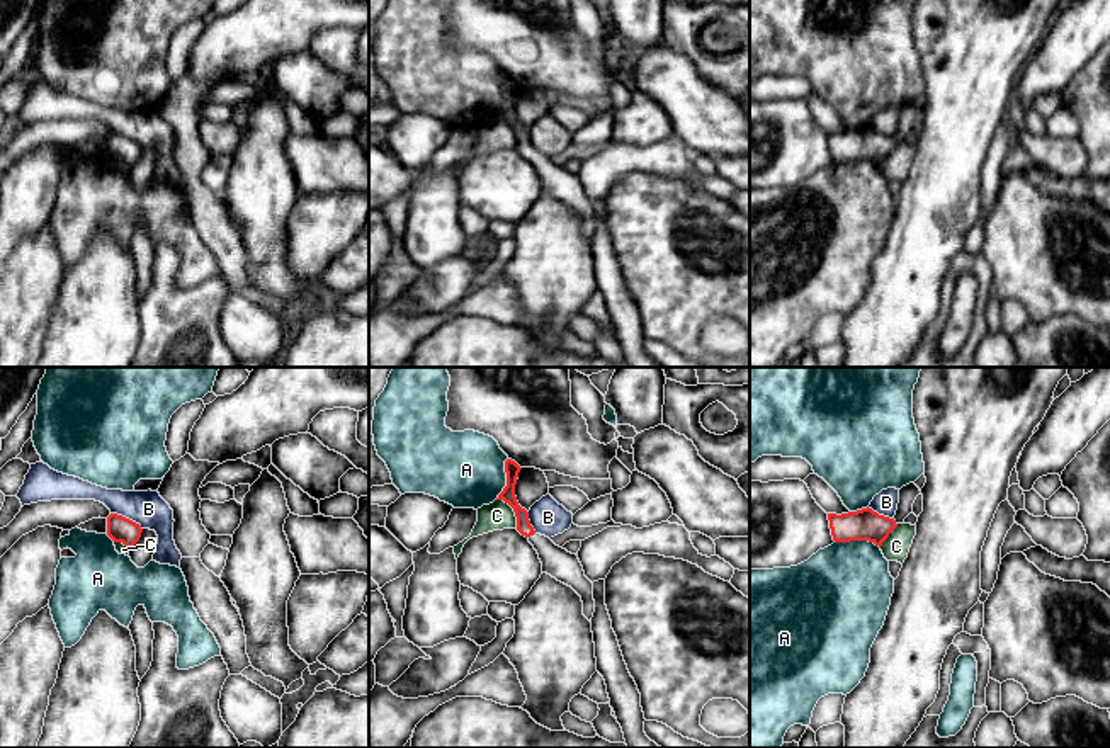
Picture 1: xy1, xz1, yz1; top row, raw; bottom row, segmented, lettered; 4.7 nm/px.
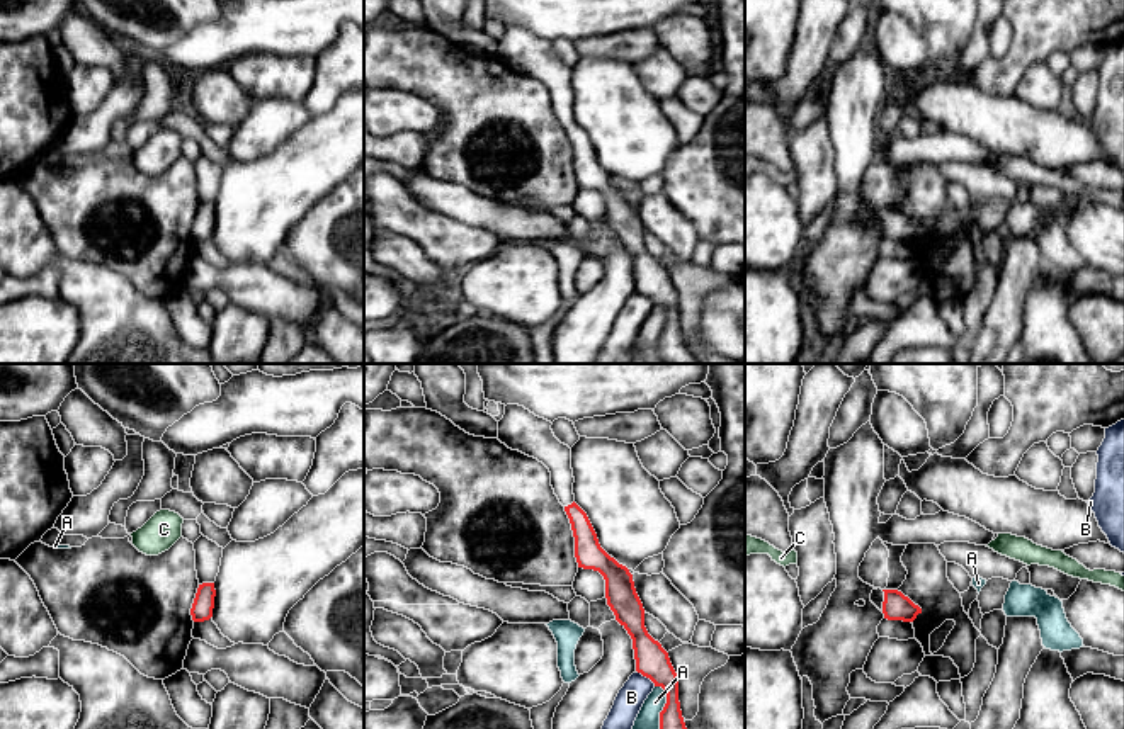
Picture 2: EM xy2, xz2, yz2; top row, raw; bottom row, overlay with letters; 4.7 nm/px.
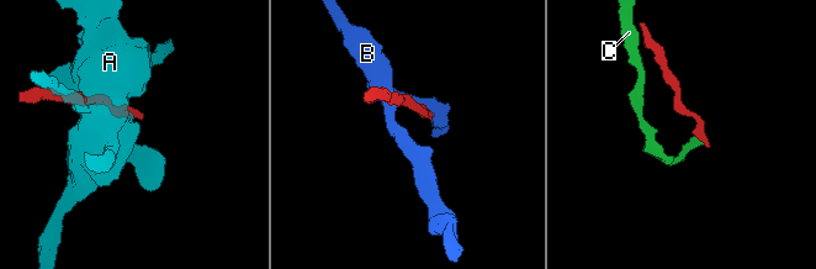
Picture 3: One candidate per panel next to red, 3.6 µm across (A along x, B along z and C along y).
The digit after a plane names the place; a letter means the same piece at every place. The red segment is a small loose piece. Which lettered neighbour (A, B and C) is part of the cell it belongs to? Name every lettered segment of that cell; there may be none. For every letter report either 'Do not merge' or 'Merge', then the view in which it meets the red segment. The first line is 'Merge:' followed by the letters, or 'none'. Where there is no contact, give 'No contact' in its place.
Merge: none
A: Do not merge. Touches red in xz2
B: Do not merge. Touches red in xy1
C: Do not merge. Touches red in xz1

